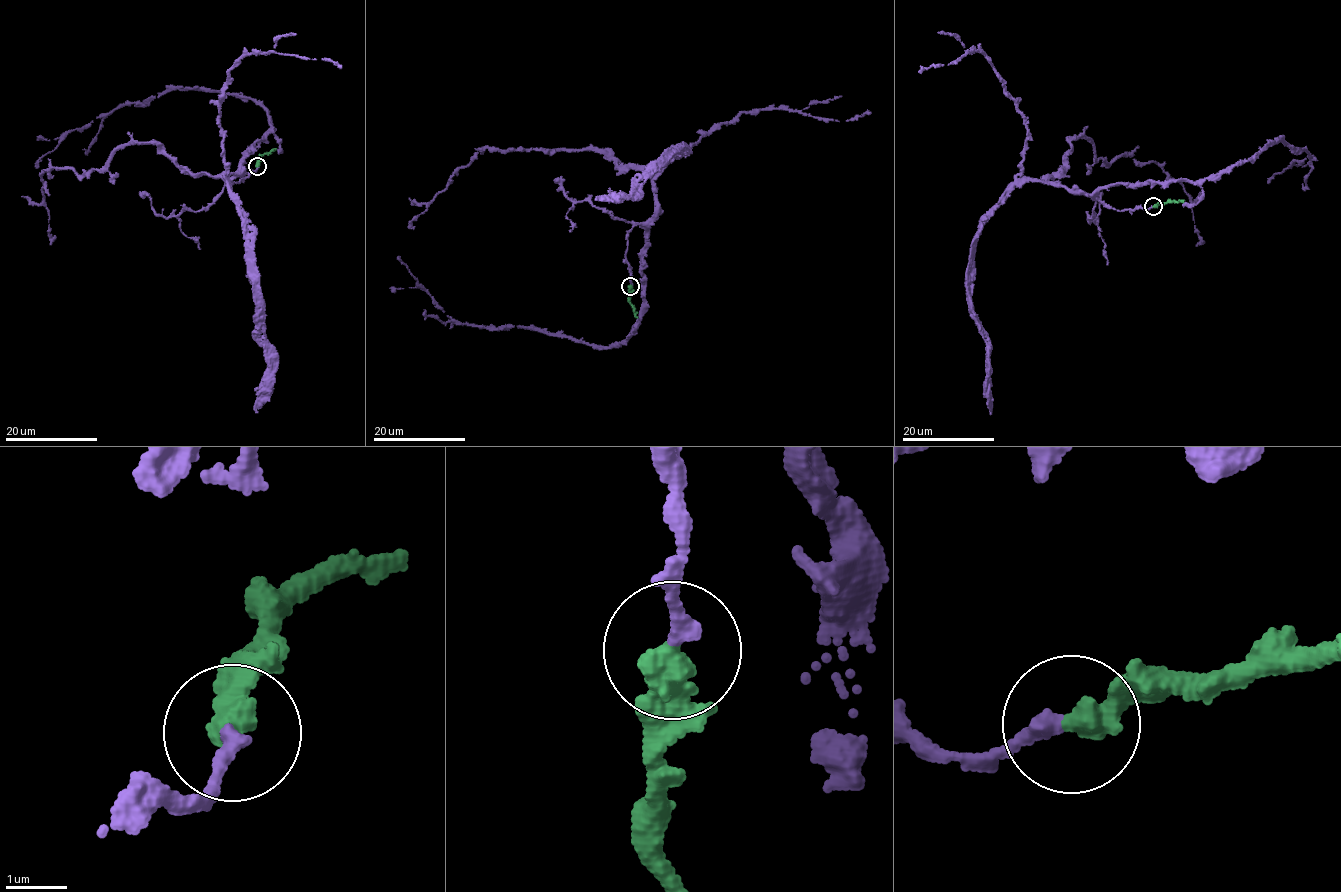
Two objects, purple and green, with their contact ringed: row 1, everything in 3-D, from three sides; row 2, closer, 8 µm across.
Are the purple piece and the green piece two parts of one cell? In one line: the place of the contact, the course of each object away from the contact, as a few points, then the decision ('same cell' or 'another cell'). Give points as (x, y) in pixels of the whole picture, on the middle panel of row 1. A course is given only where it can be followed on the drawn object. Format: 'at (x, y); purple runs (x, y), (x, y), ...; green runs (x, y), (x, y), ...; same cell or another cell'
at (630, 286); purple runs (630, 285), (627, 234), (640, 224), (641, 319), (625, 339), (608, 347), (453, 319), (397, 257); green runs (630, 286), (628, 301), (637, 318); same cell

